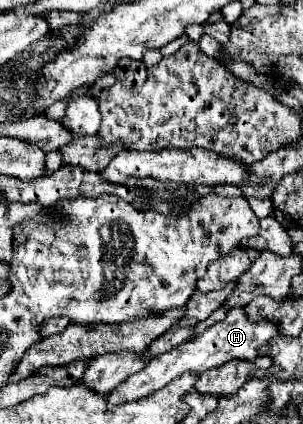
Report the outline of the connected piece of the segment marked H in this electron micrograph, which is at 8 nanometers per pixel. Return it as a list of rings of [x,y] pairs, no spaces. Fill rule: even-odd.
[[[245,306],[229,310],[221,322],[215,322],[213,326],[209,326],[201,336],[185,340],[175,350],[169,350],[169,352],[161,354],[159,358],[153,358],[141,372],[129,376],[123,384],[119,384],[115,390],[109,392],[109,402],[111,402],[111,406],[115,406],[115,404],[123,404],[123,402],[131,402],[131,400],[149,396],[155,390],[167,386],[171,380],[175,380],[185,370],[201,374],[213,366],[225,364],[231,358],[255,360],[259,356],[261,344],[275,338],[277,332],[279,330],[275,330],[275,326],[271,326],[271,322],[251,322],[251,318],[247,318]]]

